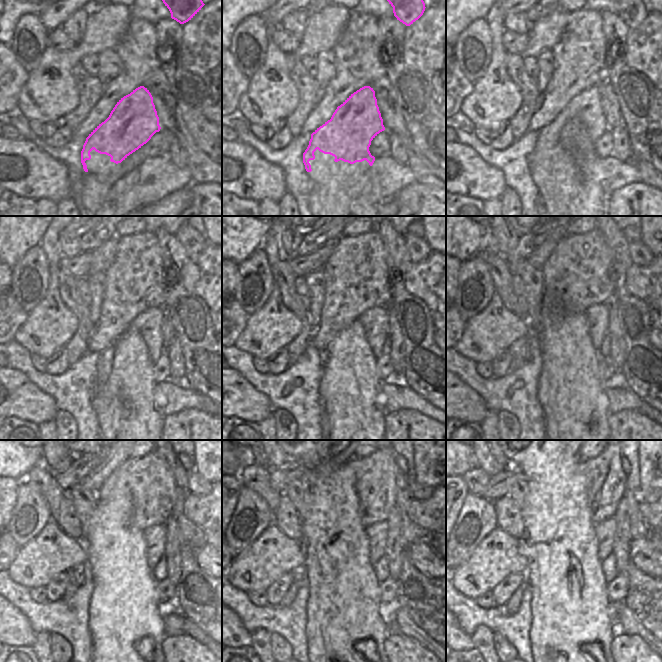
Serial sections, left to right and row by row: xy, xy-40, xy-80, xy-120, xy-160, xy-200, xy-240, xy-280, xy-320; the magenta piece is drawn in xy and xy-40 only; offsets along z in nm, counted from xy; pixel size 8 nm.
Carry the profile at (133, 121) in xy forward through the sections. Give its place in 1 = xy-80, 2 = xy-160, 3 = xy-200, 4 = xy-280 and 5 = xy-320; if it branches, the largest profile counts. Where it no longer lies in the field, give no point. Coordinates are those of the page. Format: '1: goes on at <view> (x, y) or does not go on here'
1: goes on at xy-80 (586, 106)
2: goes on at xy-160 (374, 321)
3: goes on at xy-200 (597, 316)
4: goes on at xy-280 (377, 533)
5: goes on at xy-320 (605, 531)

